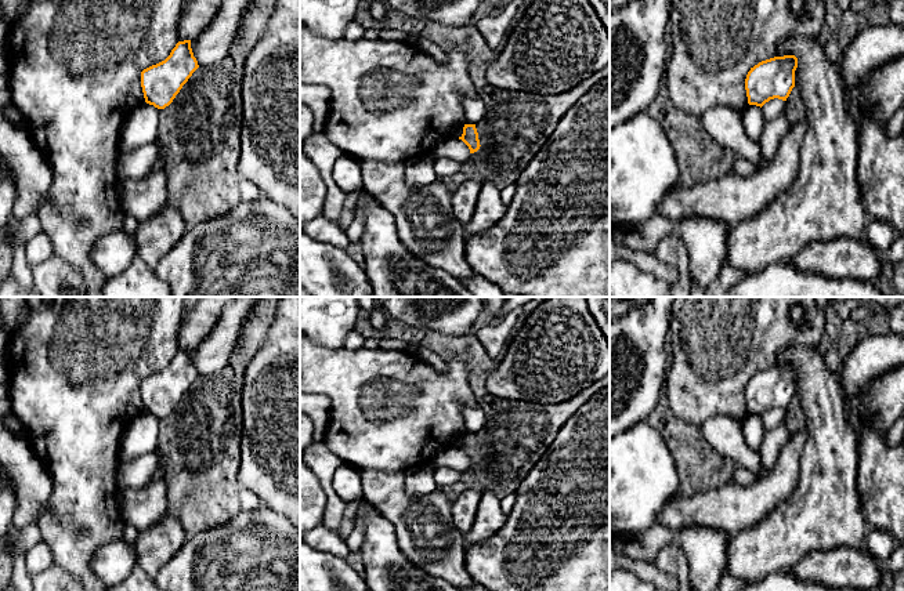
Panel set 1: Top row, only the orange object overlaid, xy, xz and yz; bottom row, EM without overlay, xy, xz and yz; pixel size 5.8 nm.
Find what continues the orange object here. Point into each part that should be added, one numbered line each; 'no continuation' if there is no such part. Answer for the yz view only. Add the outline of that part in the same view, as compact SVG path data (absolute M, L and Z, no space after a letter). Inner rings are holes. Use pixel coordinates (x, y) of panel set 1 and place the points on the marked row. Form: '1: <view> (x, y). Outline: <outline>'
no continuation

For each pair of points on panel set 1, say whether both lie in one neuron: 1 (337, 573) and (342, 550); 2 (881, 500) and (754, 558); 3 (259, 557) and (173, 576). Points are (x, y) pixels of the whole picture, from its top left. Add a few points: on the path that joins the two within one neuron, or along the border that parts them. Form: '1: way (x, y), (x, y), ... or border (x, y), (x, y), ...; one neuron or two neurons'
1: border (314, 548), (344, 558); two neurons
2: border (856, 477), (857, 497), (870, 528); two neurons
3: way (235, 540), (208, 539), (196, 544), (190, 553); one neuron

